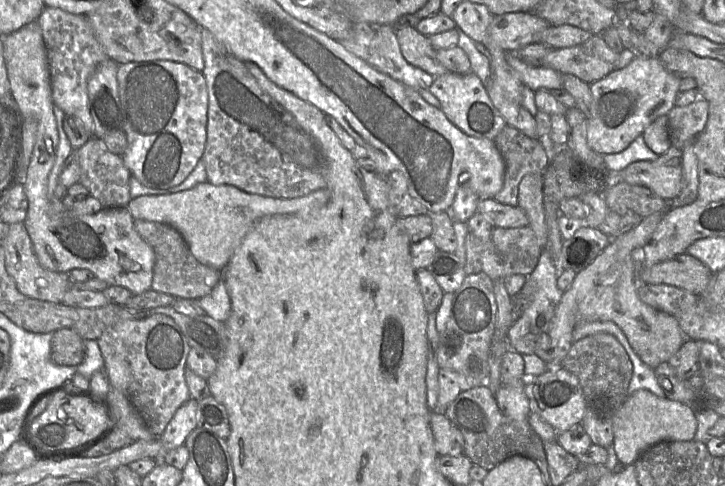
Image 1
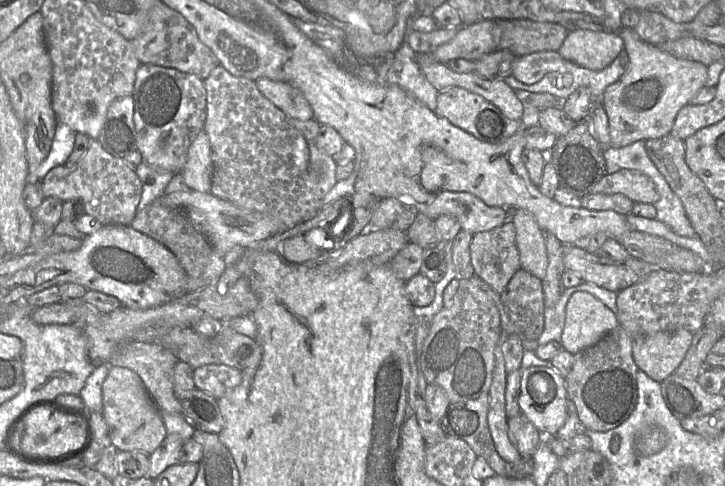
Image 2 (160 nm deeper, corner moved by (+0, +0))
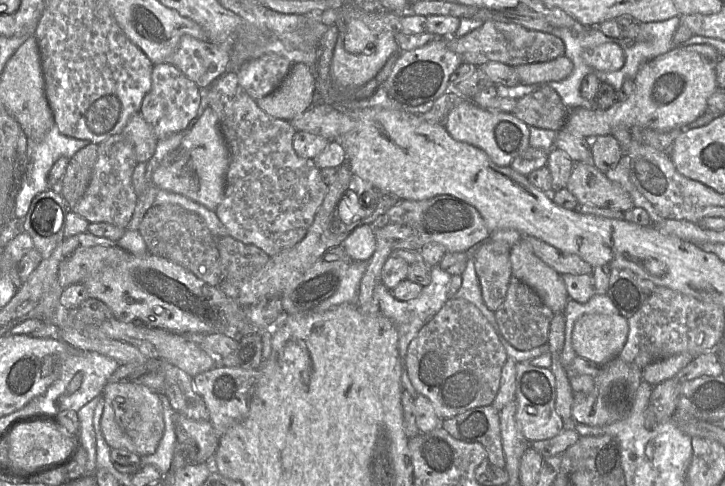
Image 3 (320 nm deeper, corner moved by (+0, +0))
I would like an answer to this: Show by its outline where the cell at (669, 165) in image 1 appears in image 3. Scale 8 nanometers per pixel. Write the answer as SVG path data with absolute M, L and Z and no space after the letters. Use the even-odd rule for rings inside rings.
M574 163L566 188L580 204L622 212L634 207L630 194L593 164Z

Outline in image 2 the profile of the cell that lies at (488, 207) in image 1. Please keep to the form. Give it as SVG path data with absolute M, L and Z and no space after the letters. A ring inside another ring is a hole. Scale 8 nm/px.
M451 191L441 192L432 201L420 205L419 212L433 220L441 215L455 217L461 229L473 235L502 226L508 214L508 210L488 206L471 193Z

